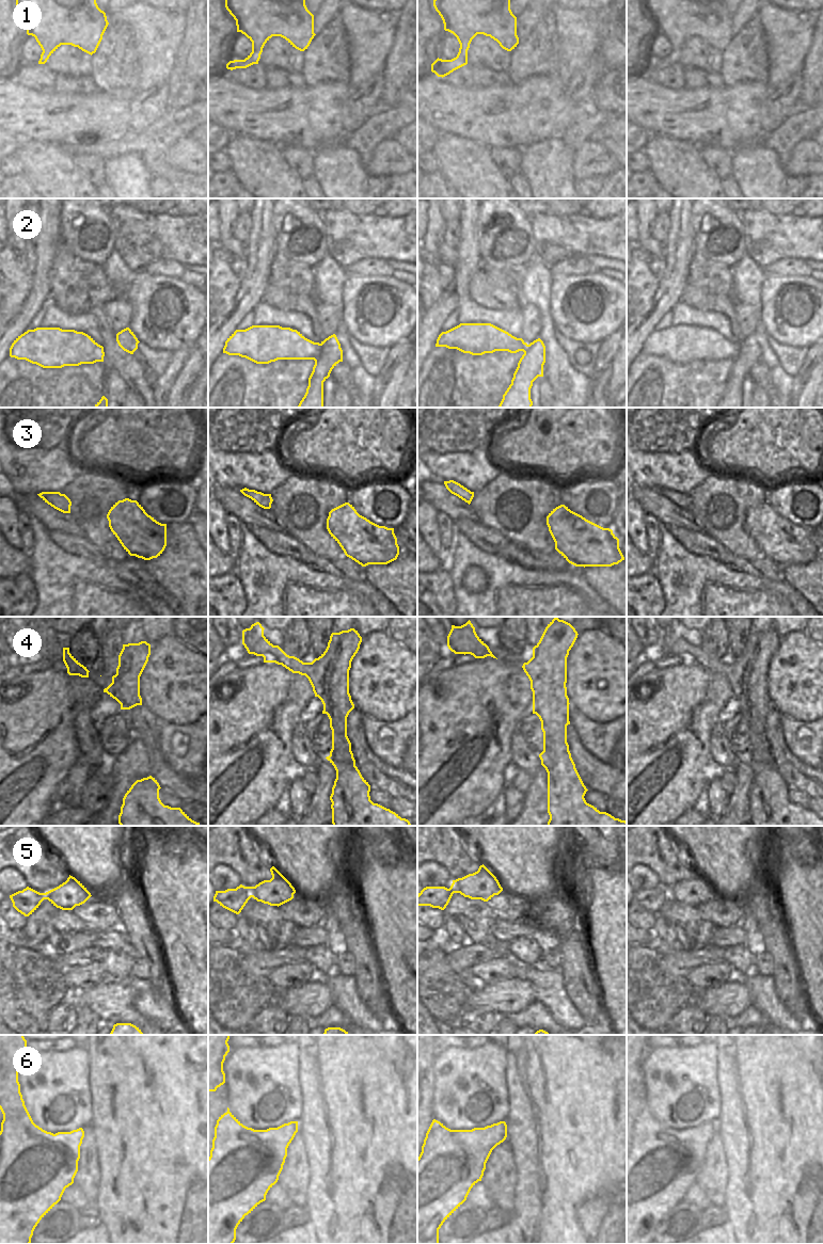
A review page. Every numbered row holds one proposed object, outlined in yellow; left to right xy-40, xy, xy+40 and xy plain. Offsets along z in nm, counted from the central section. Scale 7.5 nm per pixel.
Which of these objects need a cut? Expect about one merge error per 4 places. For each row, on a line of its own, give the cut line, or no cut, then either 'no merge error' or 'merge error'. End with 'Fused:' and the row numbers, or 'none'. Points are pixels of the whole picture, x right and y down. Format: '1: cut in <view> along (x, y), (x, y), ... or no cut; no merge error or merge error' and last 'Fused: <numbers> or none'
1: no cut; no merge error
2: no cut; no merge error
3: no cut; no merge error
4: no cut; no merge error
5: no cut; no merge error
6: no cut; no merge error
Fused: none

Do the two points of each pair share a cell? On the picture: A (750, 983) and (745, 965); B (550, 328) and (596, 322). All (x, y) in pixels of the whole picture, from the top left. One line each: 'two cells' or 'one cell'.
A: two cells
B: two cells

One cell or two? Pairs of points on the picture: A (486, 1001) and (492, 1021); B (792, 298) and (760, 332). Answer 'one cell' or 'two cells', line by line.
A: two cells
B: two cells

